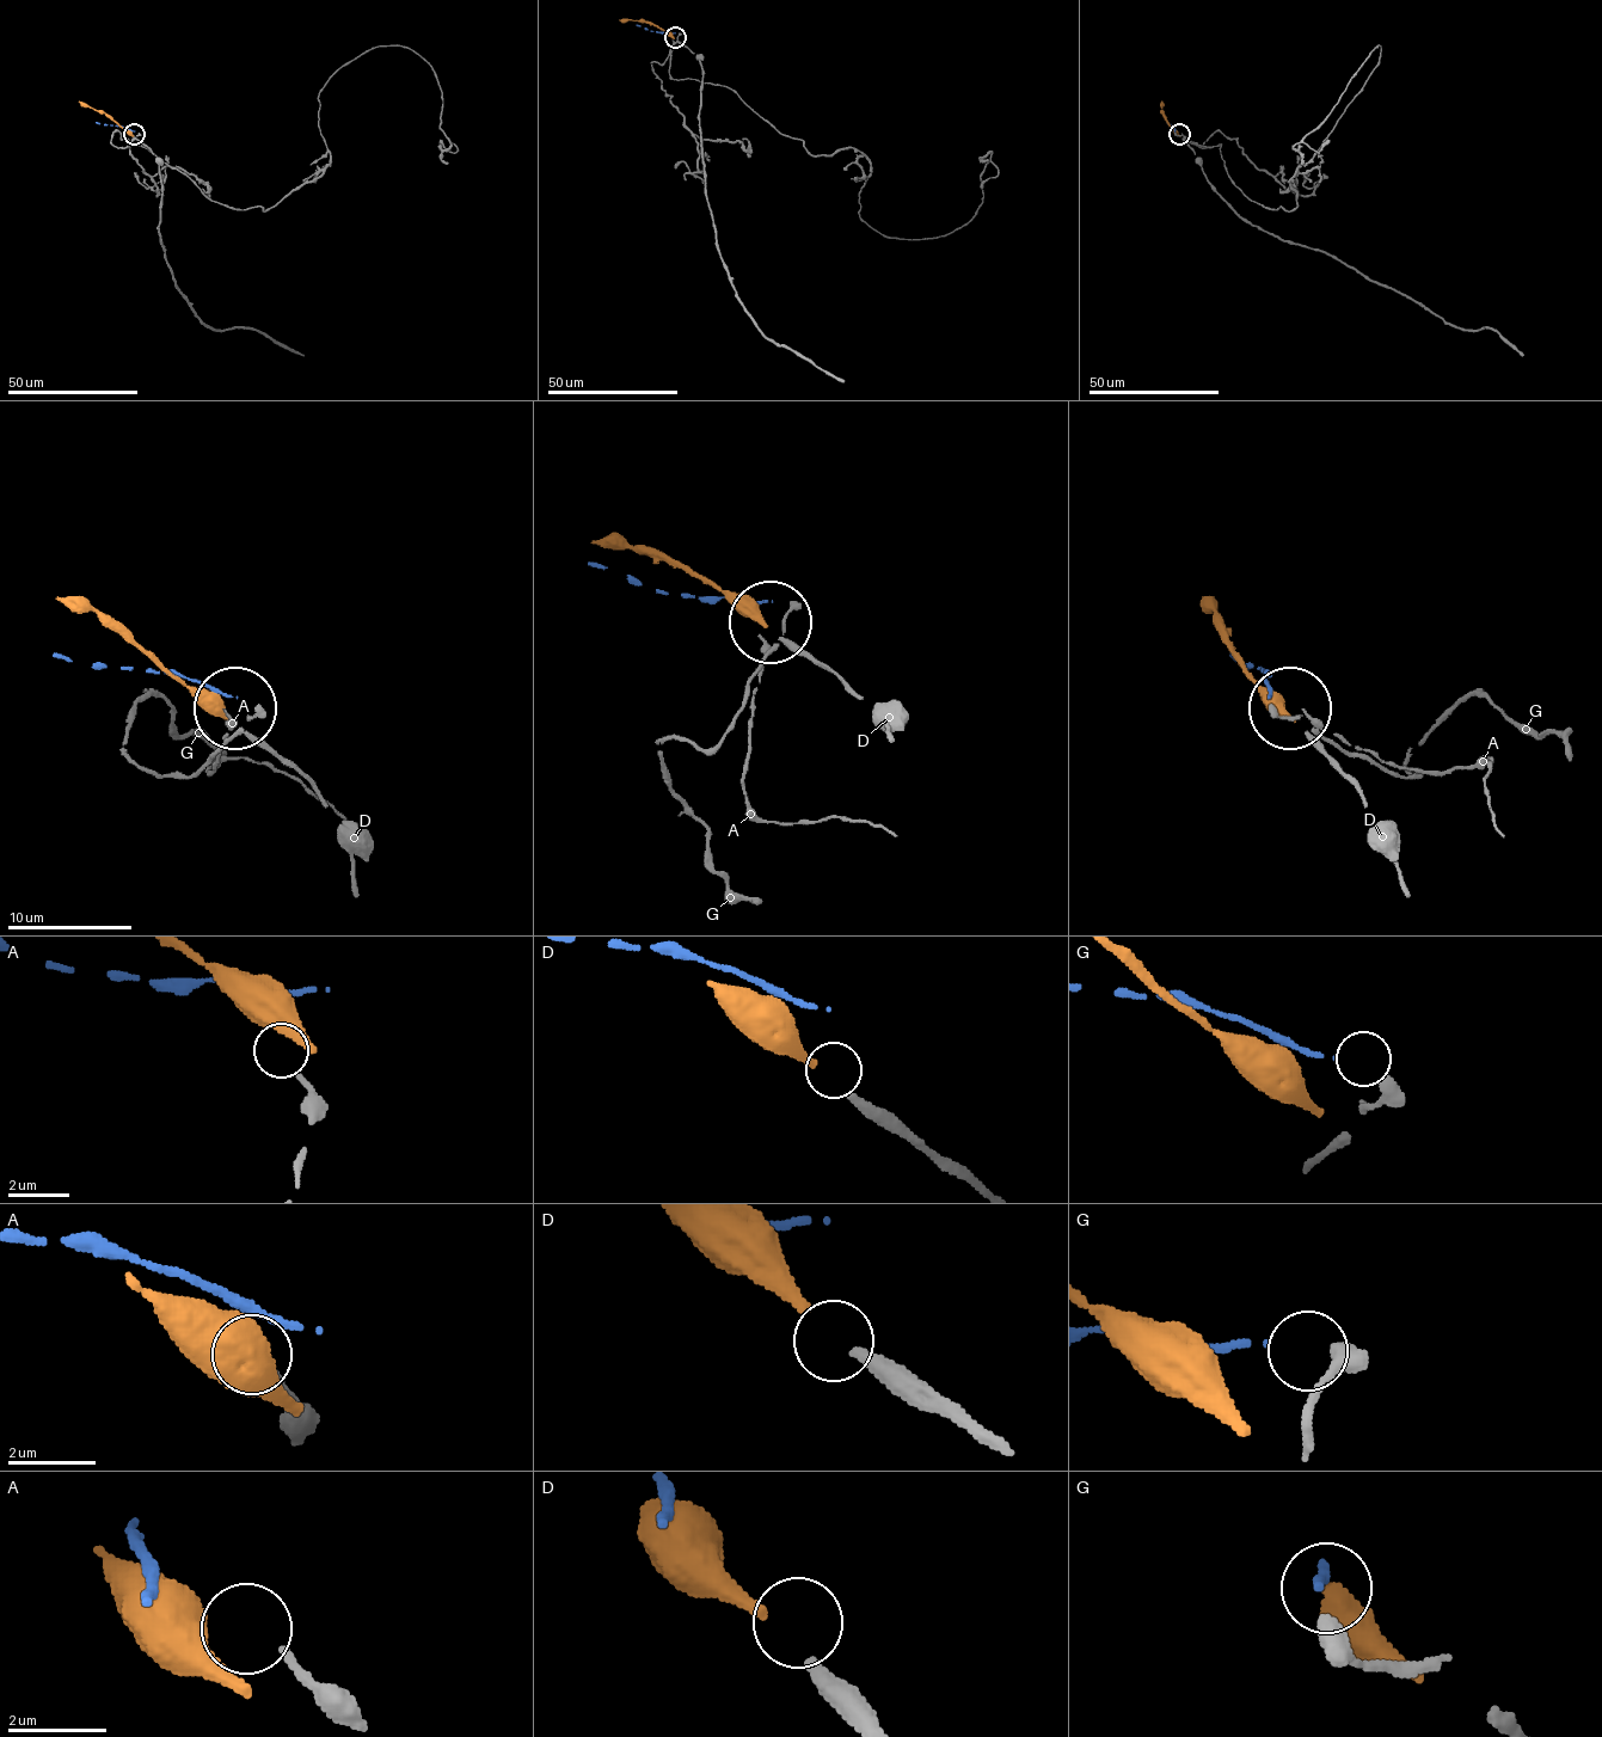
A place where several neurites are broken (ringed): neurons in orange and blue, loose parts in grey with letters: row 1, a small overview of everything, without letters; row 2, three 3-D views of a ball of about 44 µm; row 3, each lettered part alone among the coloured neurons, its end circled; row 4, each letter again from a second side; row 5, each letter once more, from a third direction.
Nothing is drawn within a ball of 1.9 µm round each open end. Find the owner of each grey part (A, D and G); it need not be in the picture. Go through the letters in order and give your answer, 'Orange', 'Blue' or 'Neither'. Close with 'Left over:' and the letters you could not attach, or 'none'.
A: Neither
D: Orange
G: Blue
Left over: A

